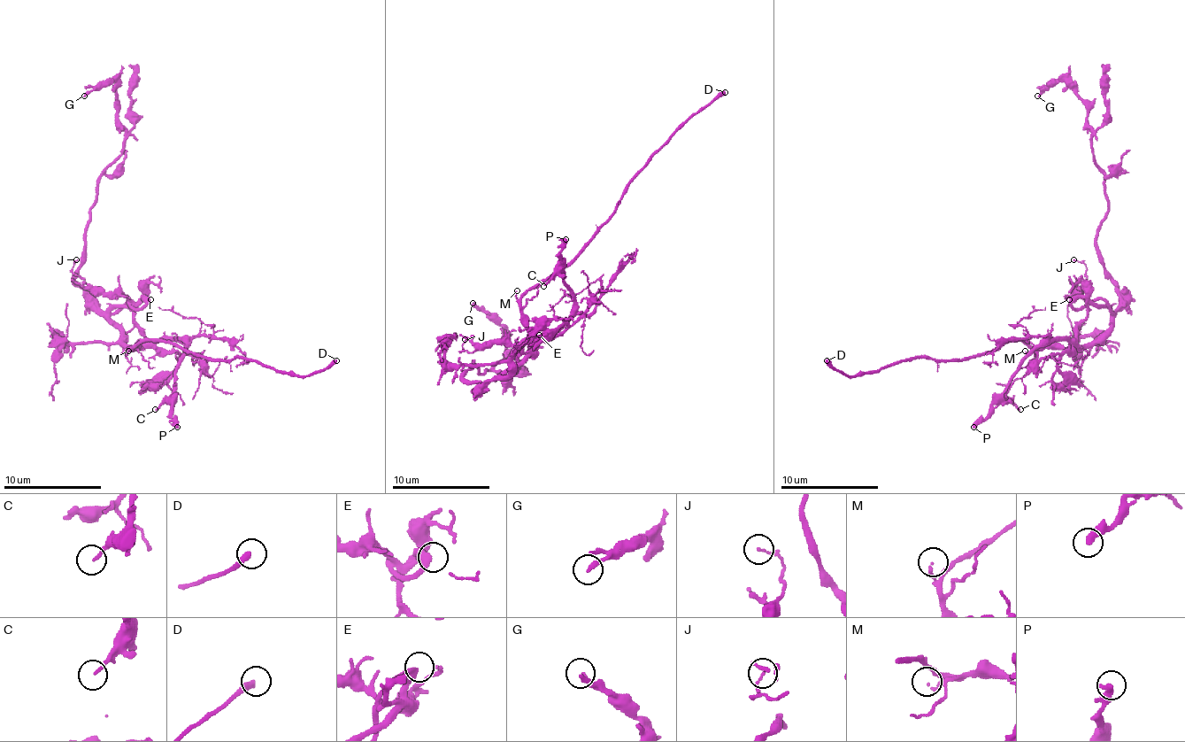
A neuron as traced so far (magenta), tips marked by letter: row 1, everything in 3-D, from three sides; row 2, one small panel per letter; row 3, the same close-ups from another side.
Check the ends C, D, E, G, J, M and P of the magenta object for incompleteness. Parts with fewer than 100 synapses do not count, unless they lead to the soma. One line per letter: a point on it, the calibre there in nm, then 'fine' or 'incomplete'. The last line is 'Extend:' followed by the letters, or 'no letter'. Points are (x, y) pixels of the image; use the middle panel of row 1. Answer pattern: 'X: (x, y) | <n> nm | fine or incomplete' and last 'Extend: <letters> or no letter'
C: (543, 286) | 150 nm | fine
D: (725, 92) | 320 nm | incomplete
E: (539, 335) | 320 nm | fine
G: (473, 303) | 200 nm | fine
J: (465, 339) | 90 nm | fine
M: (517, 290) | 110 nm | fine
P: (565, 239) | 300 nm | fine
Extend: D

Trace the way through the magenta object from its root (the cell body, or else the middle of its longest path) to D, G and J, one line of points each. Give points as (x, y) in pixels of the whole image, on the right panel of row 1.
D: (1091, 341), (1069, 348), (1005, 341), (971, 358), (904, 358), (858, 375), (846, 375), (827, 360)
G: (1091, 341), (1118, 306), (1096, 243), (1105, 176), (1086, 103), (1064, 81), (1037, 96)
J: (1091, 341), (1096, 341), (1111, 326), (1111, 312), (1079, 294), (1079, 289), (1086, 282), (1086, 267), (1073, 259)

